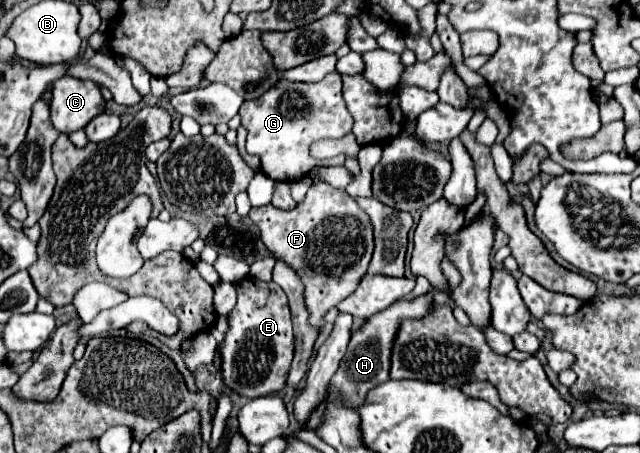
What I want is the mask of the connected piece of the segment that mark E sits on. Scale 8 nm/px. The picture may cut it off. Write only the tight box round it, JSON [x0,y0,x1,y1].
[218,278,294,398]

